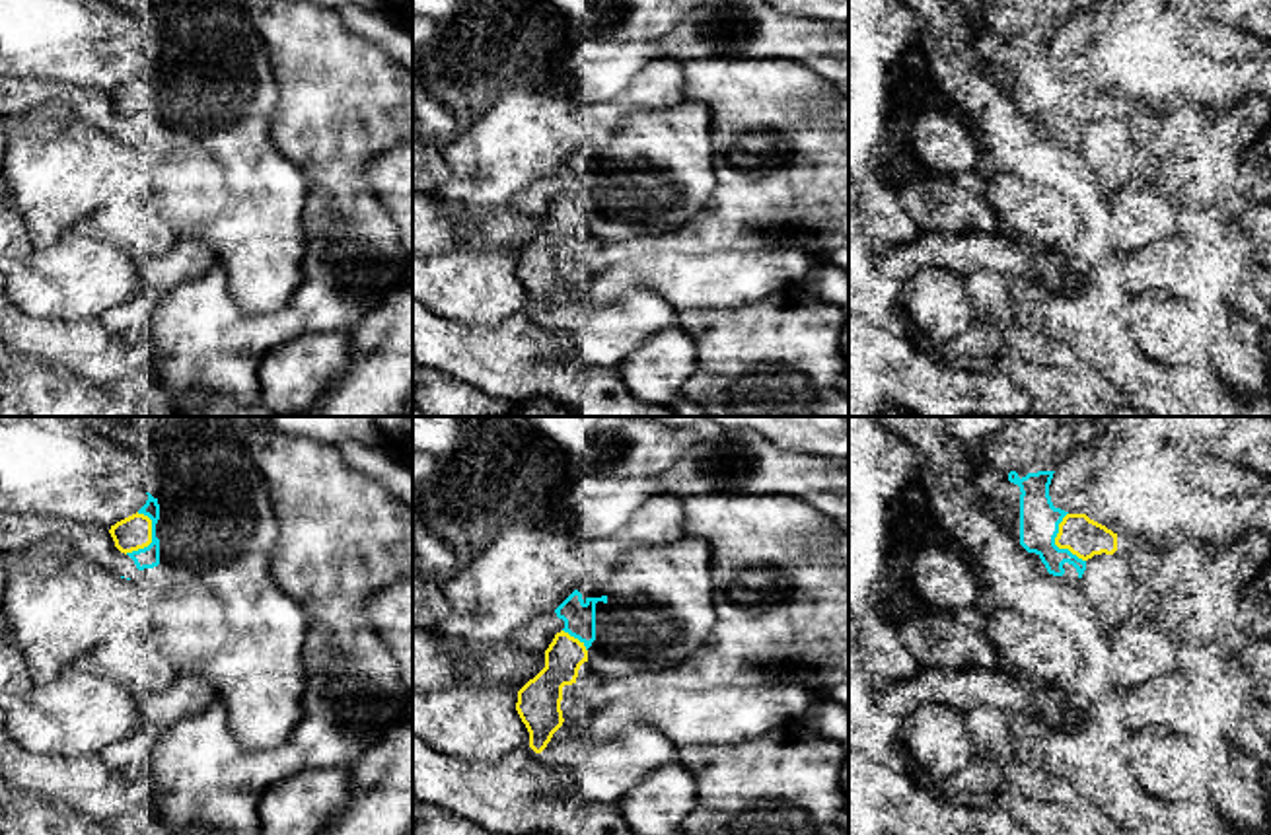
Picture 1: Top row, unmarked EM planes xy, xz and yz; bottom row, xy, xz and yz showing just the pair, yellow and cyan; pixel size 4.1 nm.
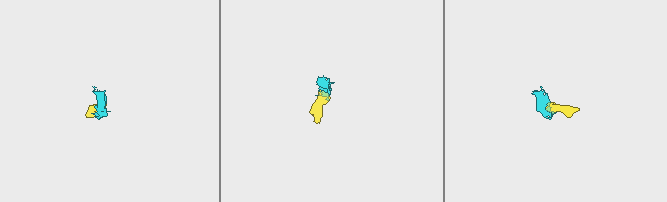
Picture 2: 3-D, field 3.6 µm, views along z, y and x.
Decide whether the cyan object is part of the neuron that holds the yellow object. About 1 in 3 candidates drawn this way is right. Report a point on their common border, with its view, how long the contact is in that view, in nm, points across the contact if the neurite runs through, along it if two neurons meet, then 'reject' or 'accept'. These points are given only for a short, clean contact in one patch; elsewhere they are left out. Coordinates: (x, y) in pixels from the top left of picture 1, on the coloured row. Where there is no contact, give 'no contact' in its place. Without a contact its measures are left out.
meets yellow in xy at (150, 540); contact 190 nm long; accept

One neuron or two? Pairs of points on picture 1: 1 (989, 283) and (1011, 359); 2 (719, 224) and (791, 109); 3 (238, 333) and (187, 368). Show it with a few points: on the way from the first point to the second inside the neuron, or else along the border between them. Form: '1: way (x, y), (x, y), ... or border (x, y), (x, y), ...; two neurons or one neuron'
1: way (993, 302), (993, 339); one neuron
2: way (752, 205), (762, 203), (806, 158), (806, 143); one neuron
3: way (226, 345), (209, 347), (199, 357); one neuron

